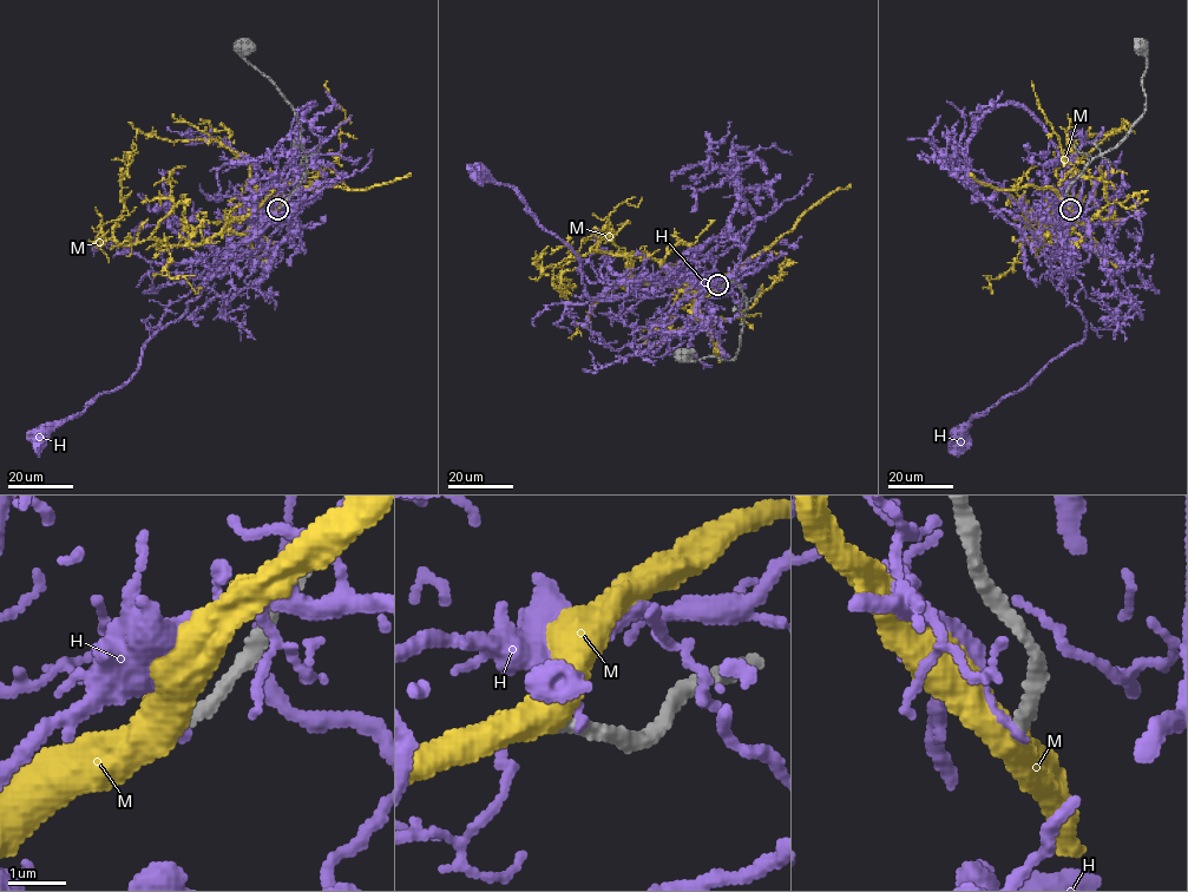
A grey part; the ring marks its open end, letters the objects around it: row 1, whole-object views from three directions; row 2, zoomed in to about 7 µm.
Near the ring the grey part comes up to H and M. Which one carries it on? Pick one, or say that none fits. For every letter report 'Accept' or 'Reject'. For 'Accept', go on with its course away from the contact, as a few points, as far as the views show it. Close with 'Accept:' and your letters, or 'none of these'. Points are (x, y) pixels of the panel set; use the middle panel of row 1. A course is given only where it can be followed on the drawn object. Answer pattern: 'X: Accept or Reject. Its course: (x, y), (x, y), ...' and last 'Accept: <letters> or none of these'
H: Reject
M: Accept. Its course: (717, 284), (693, 290), (650, 257), (603, 251), (568, 257), (553, 268), (563, 295), (562, 279), (573, 283)
Accept: M

